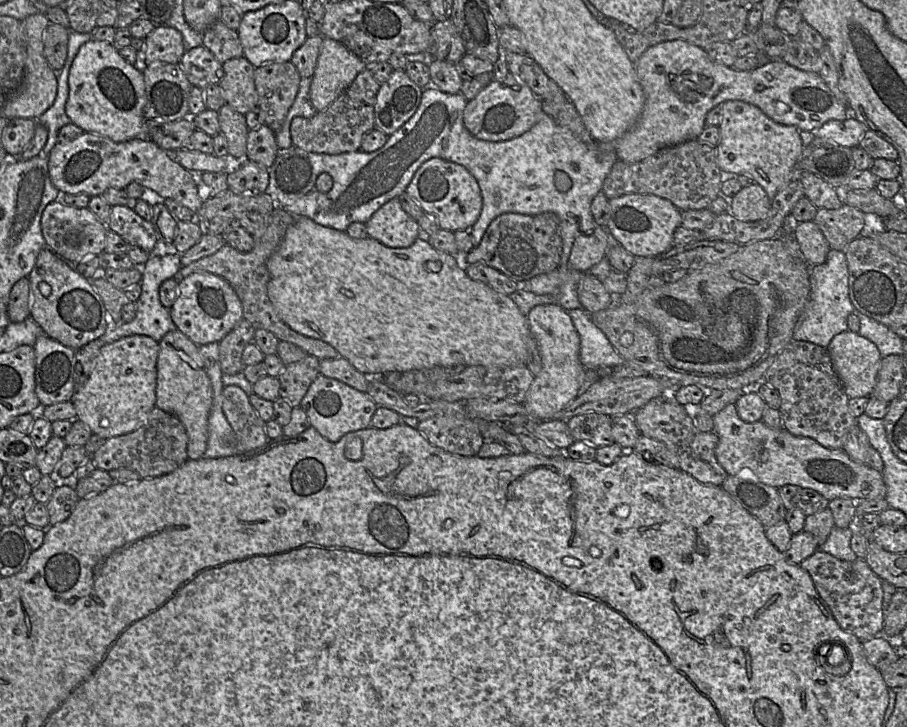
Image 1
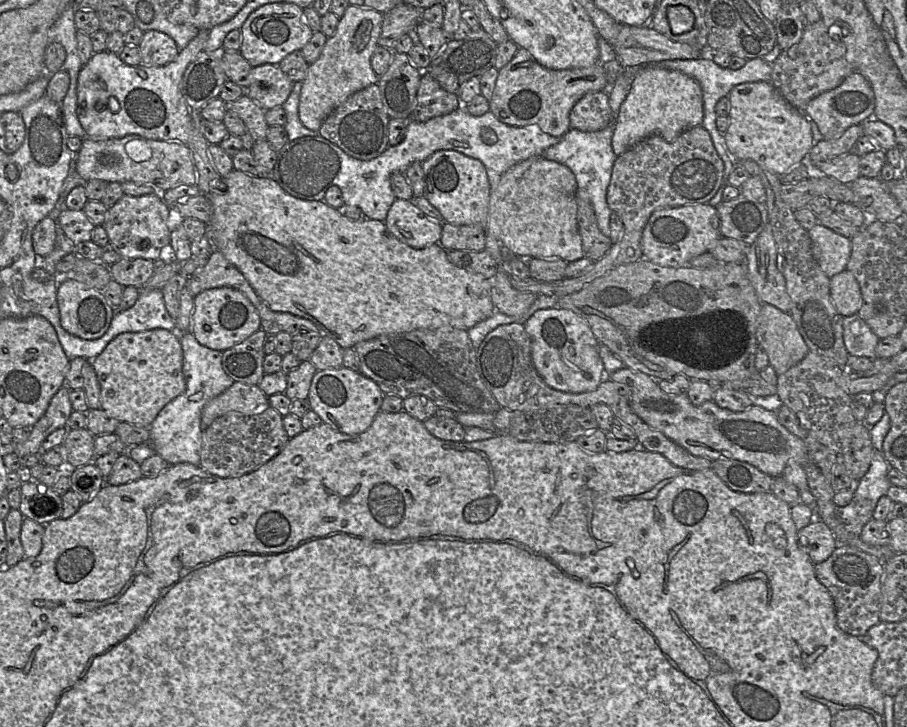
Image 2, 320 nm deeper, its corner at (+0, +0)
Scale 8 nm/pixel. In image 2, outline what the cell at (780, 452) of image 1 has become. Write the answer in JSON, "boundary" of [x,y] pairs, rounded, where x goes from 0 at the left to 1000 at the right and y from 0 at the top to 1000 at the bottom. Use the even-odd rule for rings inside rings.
{"boundary":[[[691,505],[678,510],[673,516],[671,521],[690,528],[696,535],[696,561],[710,580],[720,590],[730,594],[739,605],[765,627],[781,630],[784,634],[793,630],[803,630],[825,635],[852,657],[863,651],[871,633],[875,633],[884,641],[890,634],[888,609],[859,580],[853,565],[845,564],[837,557],[830,556],[821,565],[808,567],[793,560],[787,550],[766,558],[762,554],[757,542],[734,541],[716,516]]]}

